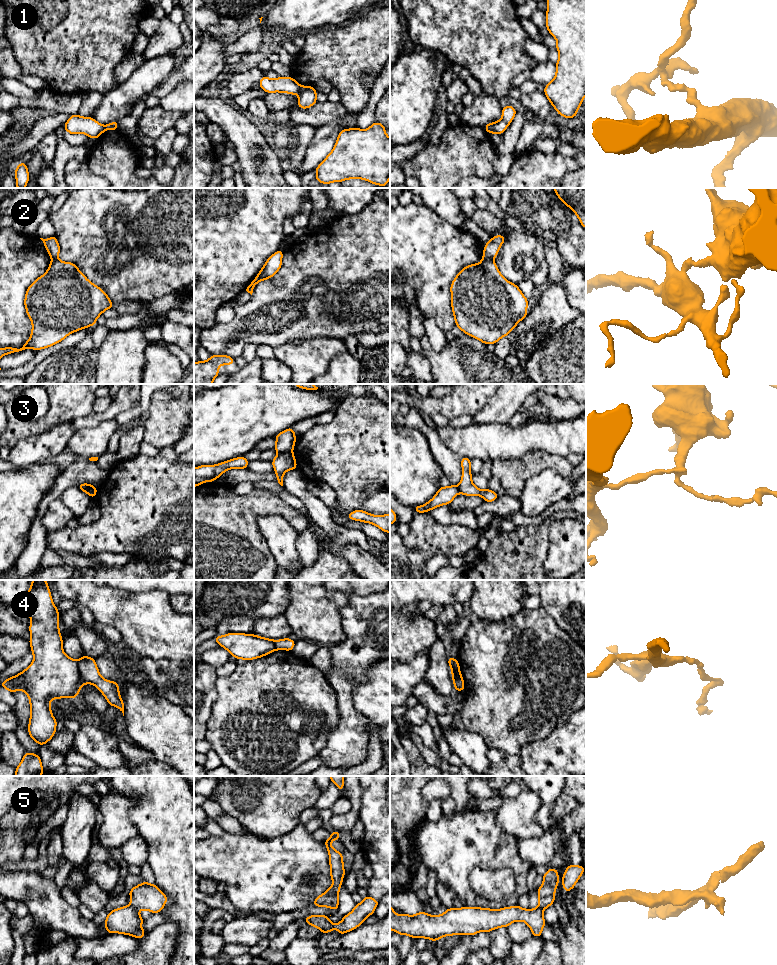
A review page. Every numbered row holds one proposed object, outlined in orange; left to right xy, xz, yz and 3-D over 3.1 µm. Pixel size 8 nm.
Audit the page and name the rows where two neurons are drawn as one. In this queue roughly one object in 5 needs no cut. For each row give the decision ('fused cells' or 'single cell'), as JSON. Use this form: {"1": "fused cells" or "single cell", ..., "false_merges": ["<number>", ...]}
{"1": "fused cells", "2": "fused cells", "3": "fused cells", "4": "fused cells", "5": "fused cells", "false_merges": ["1", "2", "3", "4", "5"]}

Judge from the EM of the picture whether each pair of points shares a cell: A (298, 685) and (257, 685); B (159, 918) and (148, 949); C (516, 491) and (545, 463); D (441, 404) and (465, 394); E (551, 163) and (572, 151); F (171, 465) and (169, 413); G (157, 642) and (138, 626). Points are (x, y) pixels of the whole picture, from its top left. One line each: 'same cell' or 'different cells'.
A: same cell
B: different cells
C: same cell
D: same cell
E: different cells
F: different cells
G: same cell

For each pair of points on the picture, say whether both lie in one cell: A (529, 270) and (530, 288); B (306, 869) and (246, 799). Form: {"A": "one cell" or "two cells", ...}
{"A": "two cells", "B": "two cells"}

